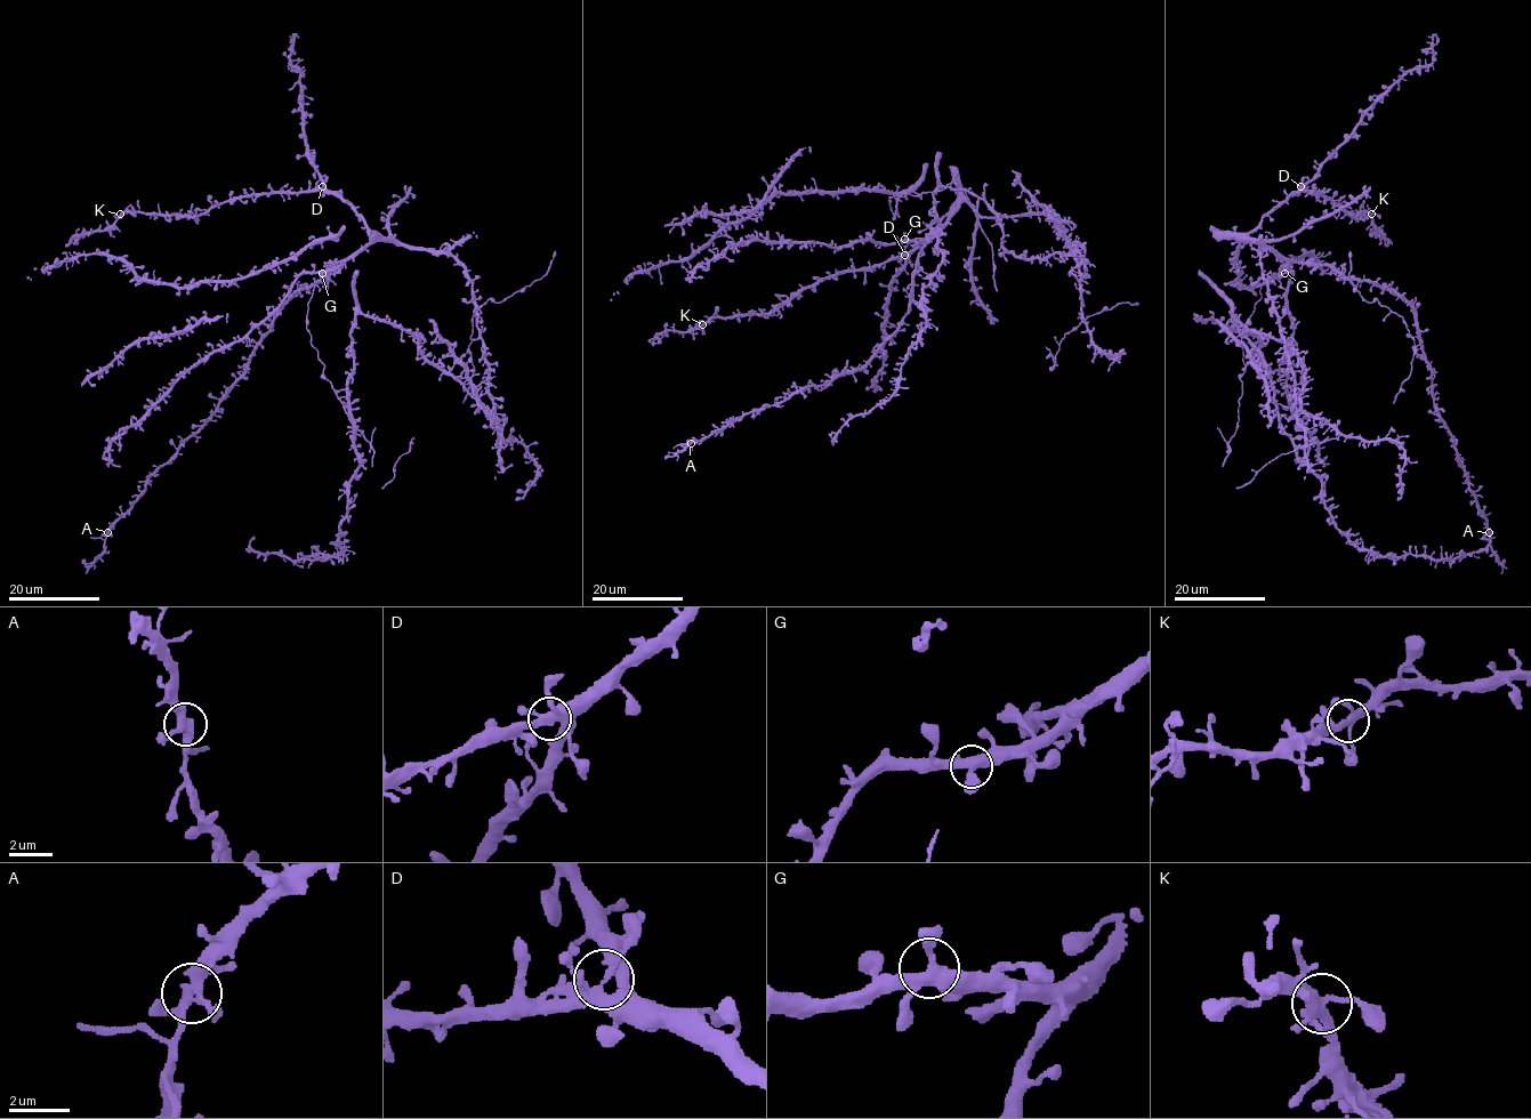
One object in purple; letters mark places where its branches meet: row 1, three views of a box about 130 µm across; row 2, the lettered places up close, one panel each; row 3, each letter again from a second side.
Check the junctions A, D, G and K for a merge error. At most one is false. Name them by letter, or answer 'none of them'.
A

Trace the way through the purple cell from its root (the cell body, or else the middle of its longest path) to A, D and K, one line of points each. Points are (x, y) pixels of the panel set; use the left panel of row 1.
A: (483, 347), (472, 281), (450, 255), (375, 239), (281, 308), (218, 409), (107, 532)
D: (483, 347), (472, 281), (450, 255), (410, 250), (376, 234), (347, 202), (322, 186)
K: (483, 347), (466, 271), (448, 254), (410, 250), (376, 234), (335, 194), (252, 193), (196, 215), (120, 214)

